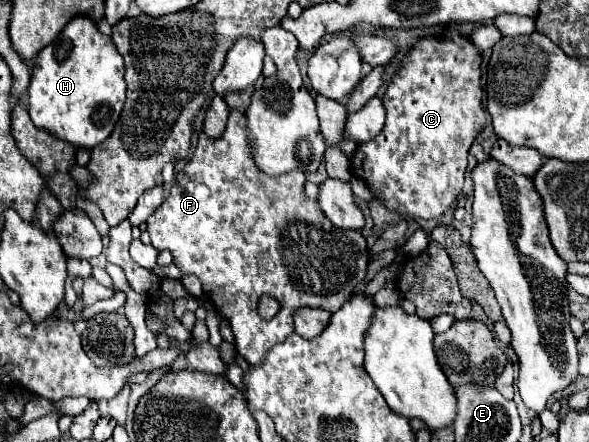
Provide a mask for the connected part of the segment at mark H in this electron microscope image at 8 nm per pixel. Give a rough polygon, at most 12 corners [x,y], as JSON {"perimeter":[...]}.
{"perimeter":[[76,16],[34,60],[28,112],[76,148],[124,108],[124,60]]}

